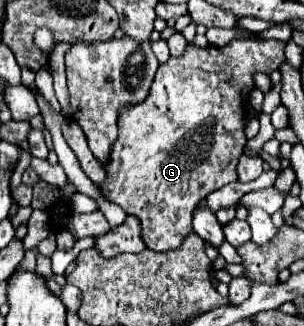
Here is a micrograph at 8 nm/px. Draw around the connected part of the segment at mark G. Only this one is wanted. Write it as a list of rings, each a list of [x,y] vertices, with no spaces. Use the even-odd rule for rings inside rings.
[[[232,39],[226,47],[188,45],[180,57],[170,57],[166,63],[160,63],[150,95],[140,105],[130,107],[130,111],[122,111],[118,119],[120,135],[112,147],[110,167],[106,167],[108,179],[100,189],[129,216],[118,229],[110,229],[104,237],[98,237],[96,249],[102,257],[140,253],[146,247],[154,251],[170,251],[192,233],[192,211],[206,199],[206,195],[210,195],[210,191],[238,179],[236,167],[248,141],[244,133],[244,115],[250,99],[248,95],[256,87],[254,75],[270,75],[276,71],[286,61],[284,49],[286,41],[278,39]],[[150,121],[158,121],[158,127],[148,129],[148,125],[152,125]]]

